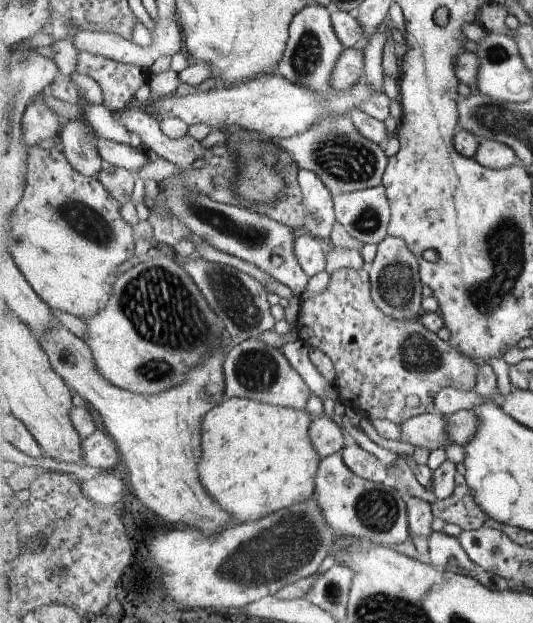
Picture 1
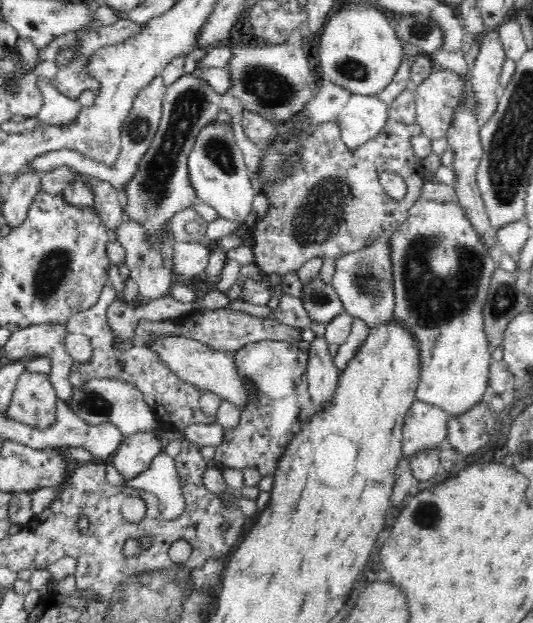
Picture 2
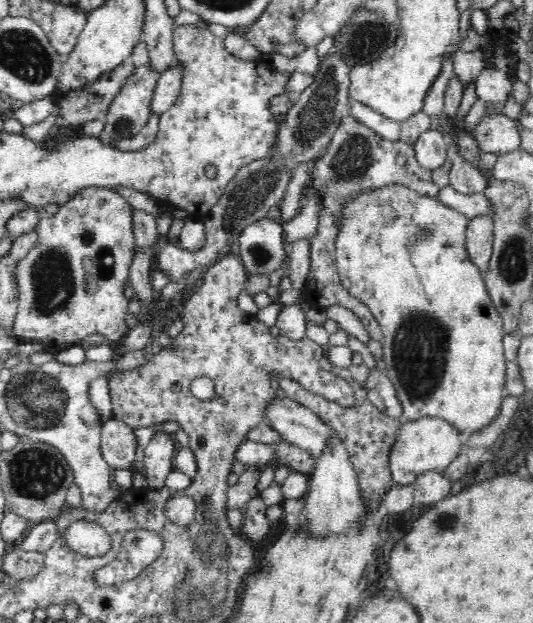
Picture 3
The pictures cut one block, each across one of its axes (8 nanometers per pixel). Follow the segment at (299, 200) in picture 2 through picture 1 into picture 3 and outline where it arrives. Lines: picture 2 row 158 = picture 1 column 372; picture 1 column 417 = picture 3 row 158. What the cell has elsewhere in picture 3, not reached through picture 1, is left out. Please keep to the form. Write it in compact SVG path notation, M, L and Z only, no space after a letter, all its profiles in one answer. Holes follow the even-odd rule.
M346 116L340 126L335 130L329 145L322 156L310 164L310 188L304 190L300 207L308 202L310 190L320 194L322 206L315 217L315 228L310 243L310 272L305 284L304 297L308 304L317 307L340 305L349 308L354 314L360 316L360 322L372 340L381 341L383 337L380 324L376 316L370 312L369 305L356 296L352 296L341 283L337 262L335 259L336 243L341 234L343 210L356 197L374 192L378 188L386 188L394 184L402 184L413 189L422 196L436 196L439 187L433 182L431 171L422 168L417 161L415 148L412 144L404 143L402 139L386 140L370 128L363 126L352 116Z

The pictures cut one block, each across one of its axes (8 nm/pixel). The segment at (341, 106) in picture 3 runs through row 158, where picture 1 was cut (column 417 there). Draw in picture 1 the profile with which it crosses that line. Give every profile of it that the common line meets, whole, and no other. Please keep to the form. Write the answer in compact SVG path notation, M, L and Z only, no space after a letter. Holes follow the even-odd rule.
M389 235L377 245L377 253L368 266L375 304L385 314L394 316L397 320L417 319L423 314L421 309L421 288L424 282L420 277L420 262L418 256L411 250L403 237Z

